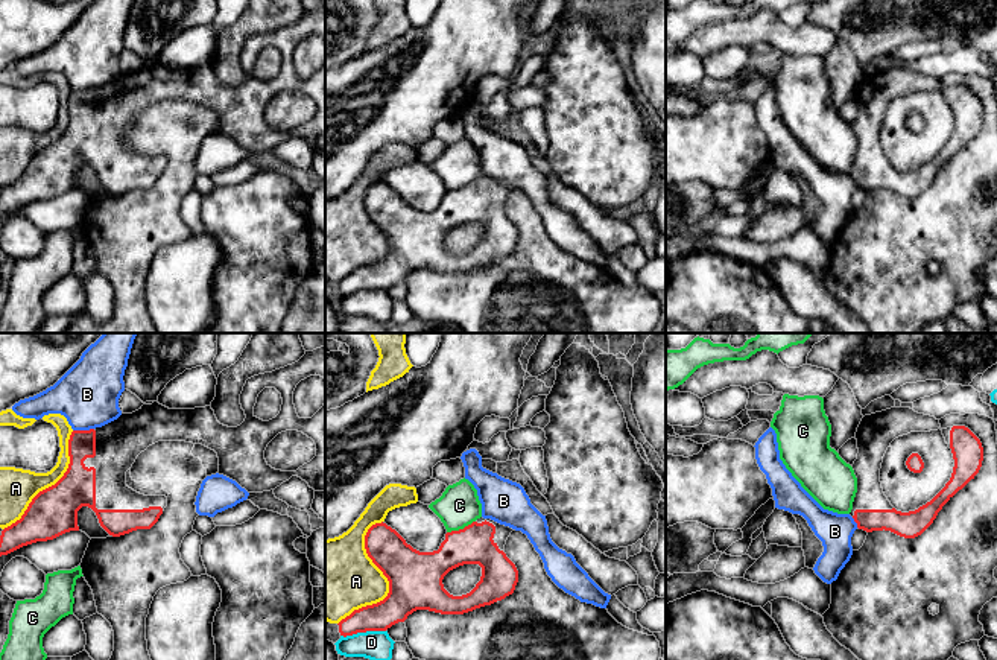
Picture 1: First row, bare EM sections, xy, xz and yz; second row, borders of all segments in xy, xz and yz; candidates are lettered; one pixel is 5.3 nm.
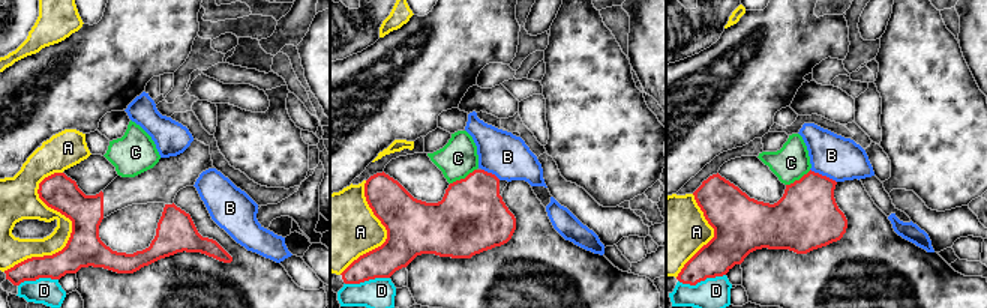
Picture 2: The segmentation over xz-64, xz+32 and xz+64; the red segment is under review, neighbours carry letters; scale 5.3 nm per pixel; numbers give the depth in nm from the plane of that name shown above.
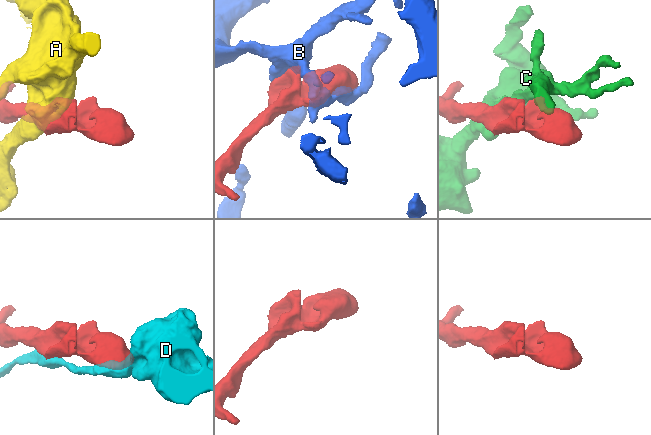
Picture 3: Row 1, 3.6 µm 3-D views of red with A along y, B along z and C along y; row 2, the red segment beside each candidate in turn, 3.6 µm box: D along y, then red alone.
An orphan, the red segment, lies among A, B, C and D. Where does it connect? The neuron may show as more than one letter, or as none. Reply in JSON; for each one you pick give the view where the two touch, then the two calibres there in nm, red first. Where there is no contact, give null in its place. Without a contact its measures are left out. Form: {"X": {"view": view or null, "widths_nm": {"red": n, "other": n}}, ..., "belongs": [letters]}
{"belongs": []}

